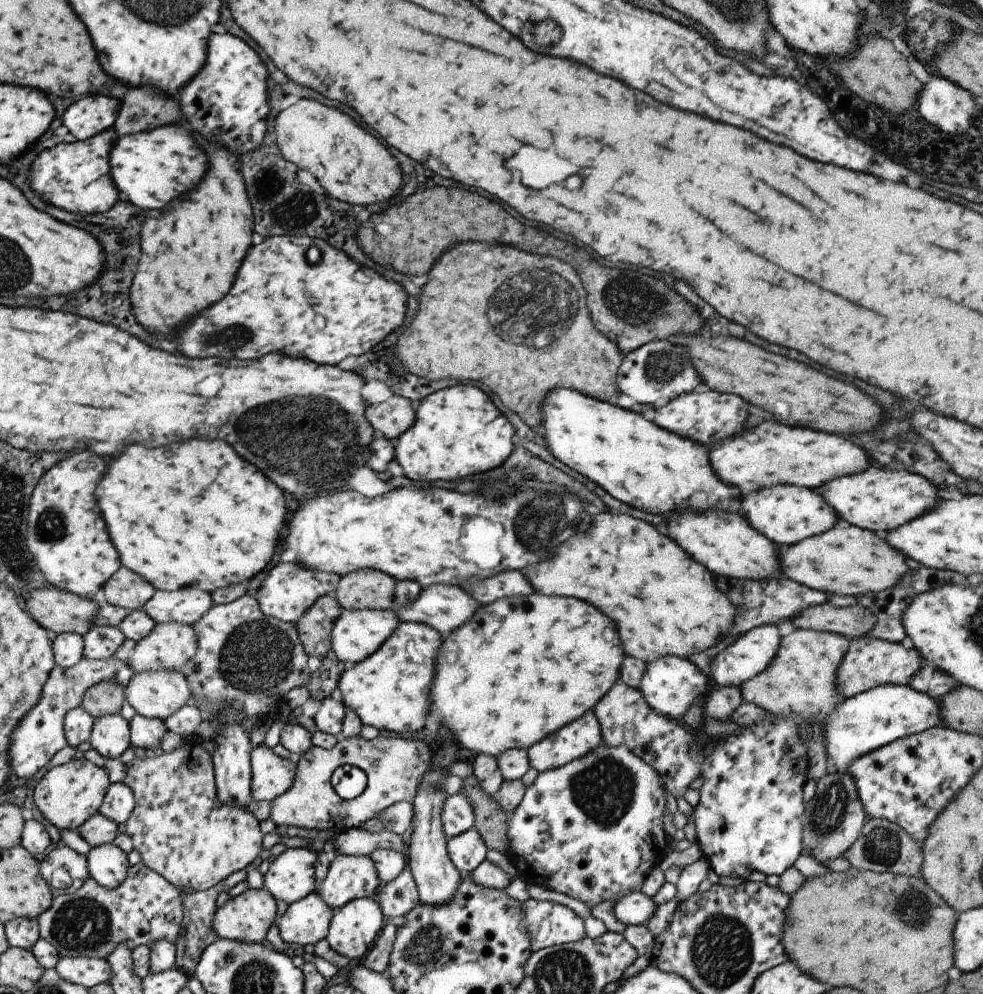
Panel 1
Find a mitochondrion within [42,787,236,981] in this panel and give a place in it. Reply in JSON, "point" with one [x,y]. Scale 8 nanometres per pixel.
{"point":[83,925]}

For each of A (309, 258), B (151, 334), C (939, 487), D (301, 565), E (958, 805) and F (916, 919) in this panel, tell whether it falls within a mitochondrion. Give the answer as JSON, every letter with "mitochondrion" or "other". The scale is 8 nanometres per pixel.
{"A":"mitochondrion","B":"other","C":"other","D":"other","E":"other","F":"mitochondrion"}

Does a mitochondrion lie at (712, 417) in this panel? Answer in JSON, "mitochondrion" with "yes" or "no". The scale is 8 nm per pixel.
{"mitochondrion":"no"}

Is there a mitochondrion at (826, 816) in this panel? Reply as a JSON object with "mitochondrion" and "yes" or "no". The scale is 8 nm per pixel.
{"mitochondrion":"yes"}

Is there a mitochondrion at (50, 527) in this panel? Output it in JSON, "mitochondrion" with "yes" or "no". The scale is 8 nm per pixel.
{"mitochondrion":"yes"}

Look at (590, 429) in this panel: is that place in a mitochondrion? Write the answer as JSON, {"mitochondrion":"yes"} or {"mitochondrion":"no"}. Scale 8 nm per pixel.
{"mitochondrion":"no"}

